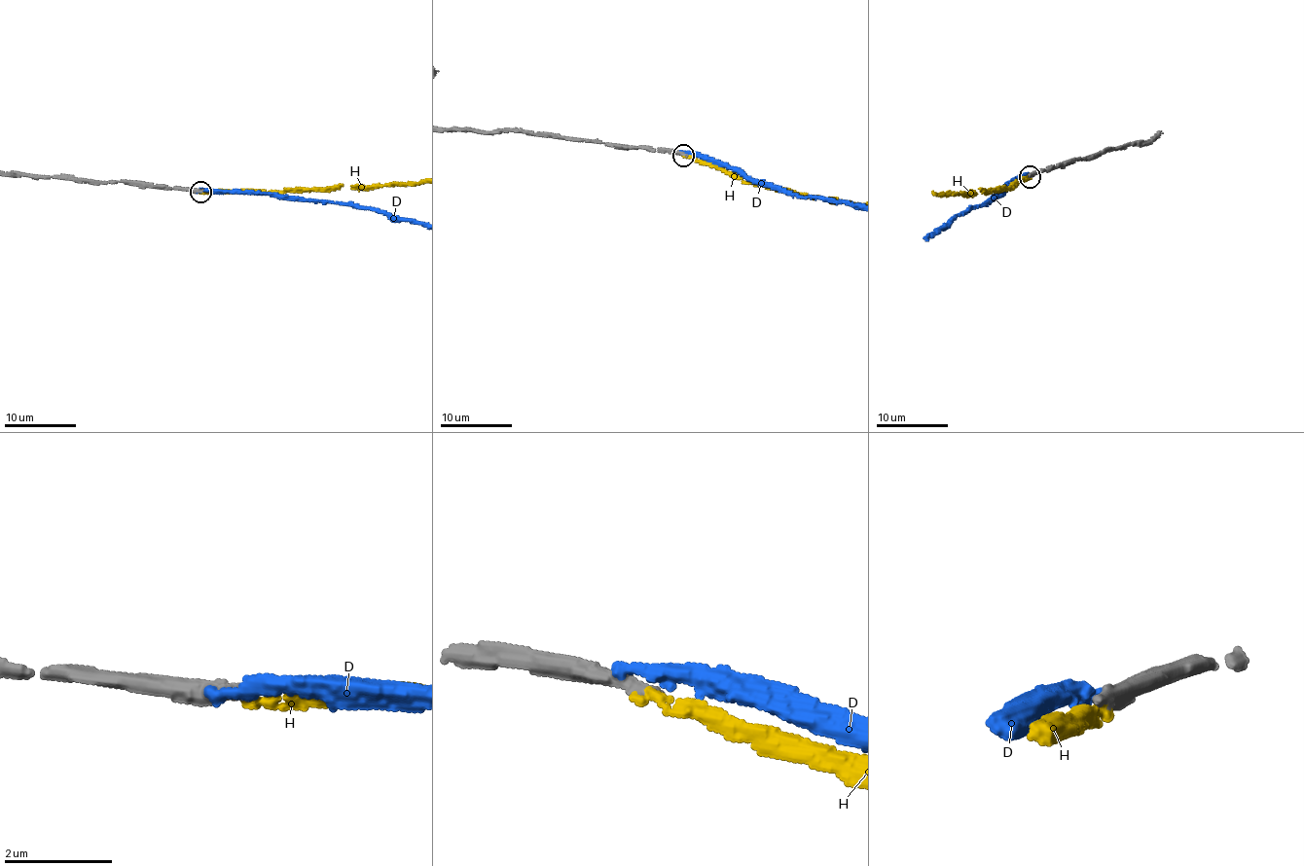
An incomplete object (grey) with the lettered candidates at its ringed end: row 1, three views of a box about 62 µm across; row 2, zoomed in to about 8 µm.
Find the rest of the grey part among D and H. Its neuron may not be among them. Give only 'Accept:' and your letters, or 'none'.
Accept: H

